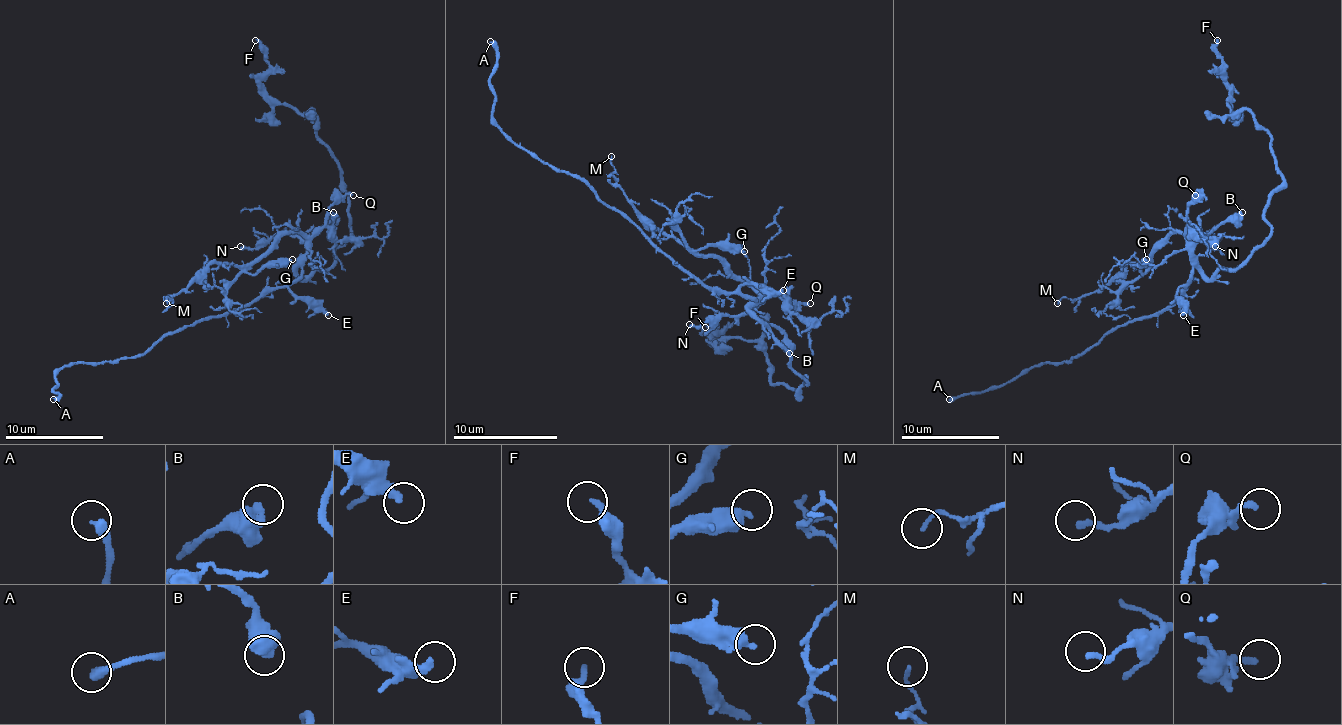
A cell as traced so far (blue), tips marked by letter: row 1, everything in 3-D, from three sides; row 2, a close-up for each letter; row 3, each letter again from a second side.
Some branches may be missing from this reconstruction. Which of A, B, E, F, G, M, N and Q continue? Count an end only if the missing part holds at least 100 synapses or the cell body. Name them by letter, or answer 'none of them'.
A

